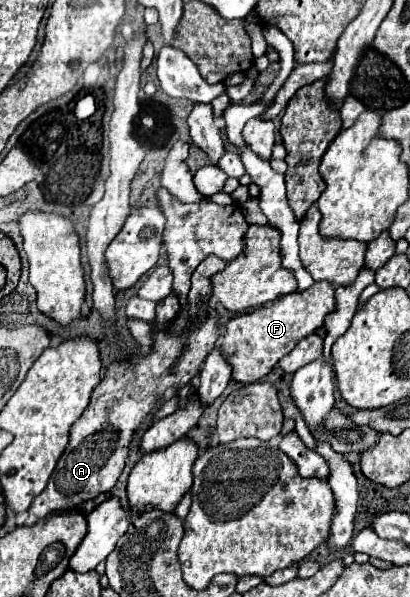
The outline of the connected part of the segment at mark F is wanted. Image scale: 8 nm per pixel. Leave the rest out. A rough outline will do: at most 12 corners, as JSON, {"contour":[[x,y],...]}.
{"contour":[[326,280],[232,318],[232,380],[258,382],[336,310]]}

